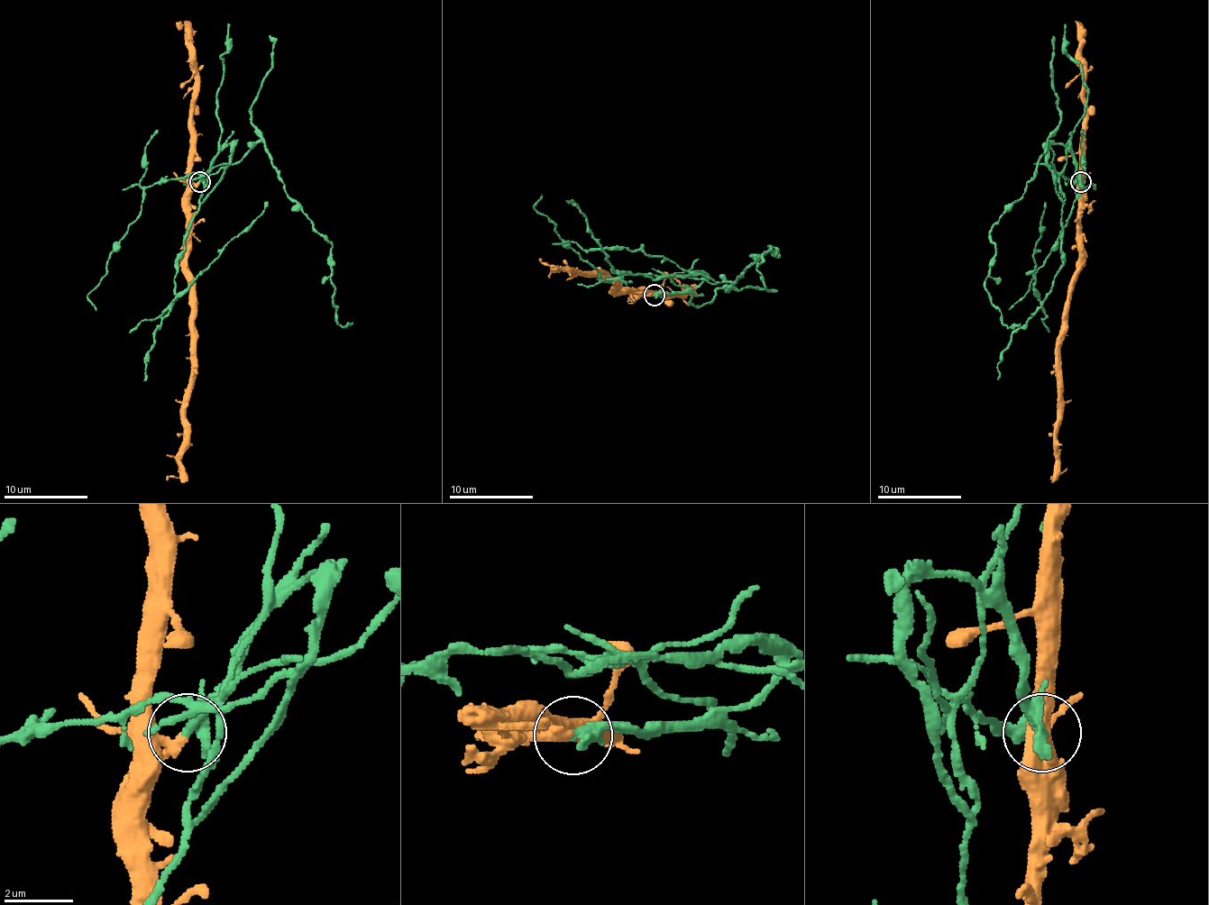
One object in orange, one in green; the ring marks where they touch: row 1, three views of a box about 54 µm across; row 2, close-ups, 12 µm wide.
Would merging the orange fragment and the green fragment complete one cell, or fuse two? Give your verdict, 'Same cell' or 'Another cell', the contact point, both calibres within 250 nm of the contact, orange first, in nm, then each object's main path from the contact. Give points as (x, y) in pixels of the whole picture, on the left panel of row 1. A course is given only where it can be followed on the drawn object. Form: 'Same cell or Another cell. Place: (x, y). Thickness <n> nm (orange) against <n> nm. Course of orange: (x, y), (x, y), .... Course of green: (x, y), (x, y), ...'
Another cell. Place: (199, 181). Thickness 320 nm (orange) against 300 nm. Course of orange: (198, 182), (190, 192), (187, 270), (193, 300), (192, 390), (184, 409), (179, 475), (167, 479). Course of green: (198, 182), (228, 144), (229, 165), (261, 142), (278, 176), (332, 244), (338, 324), (352, 322)

